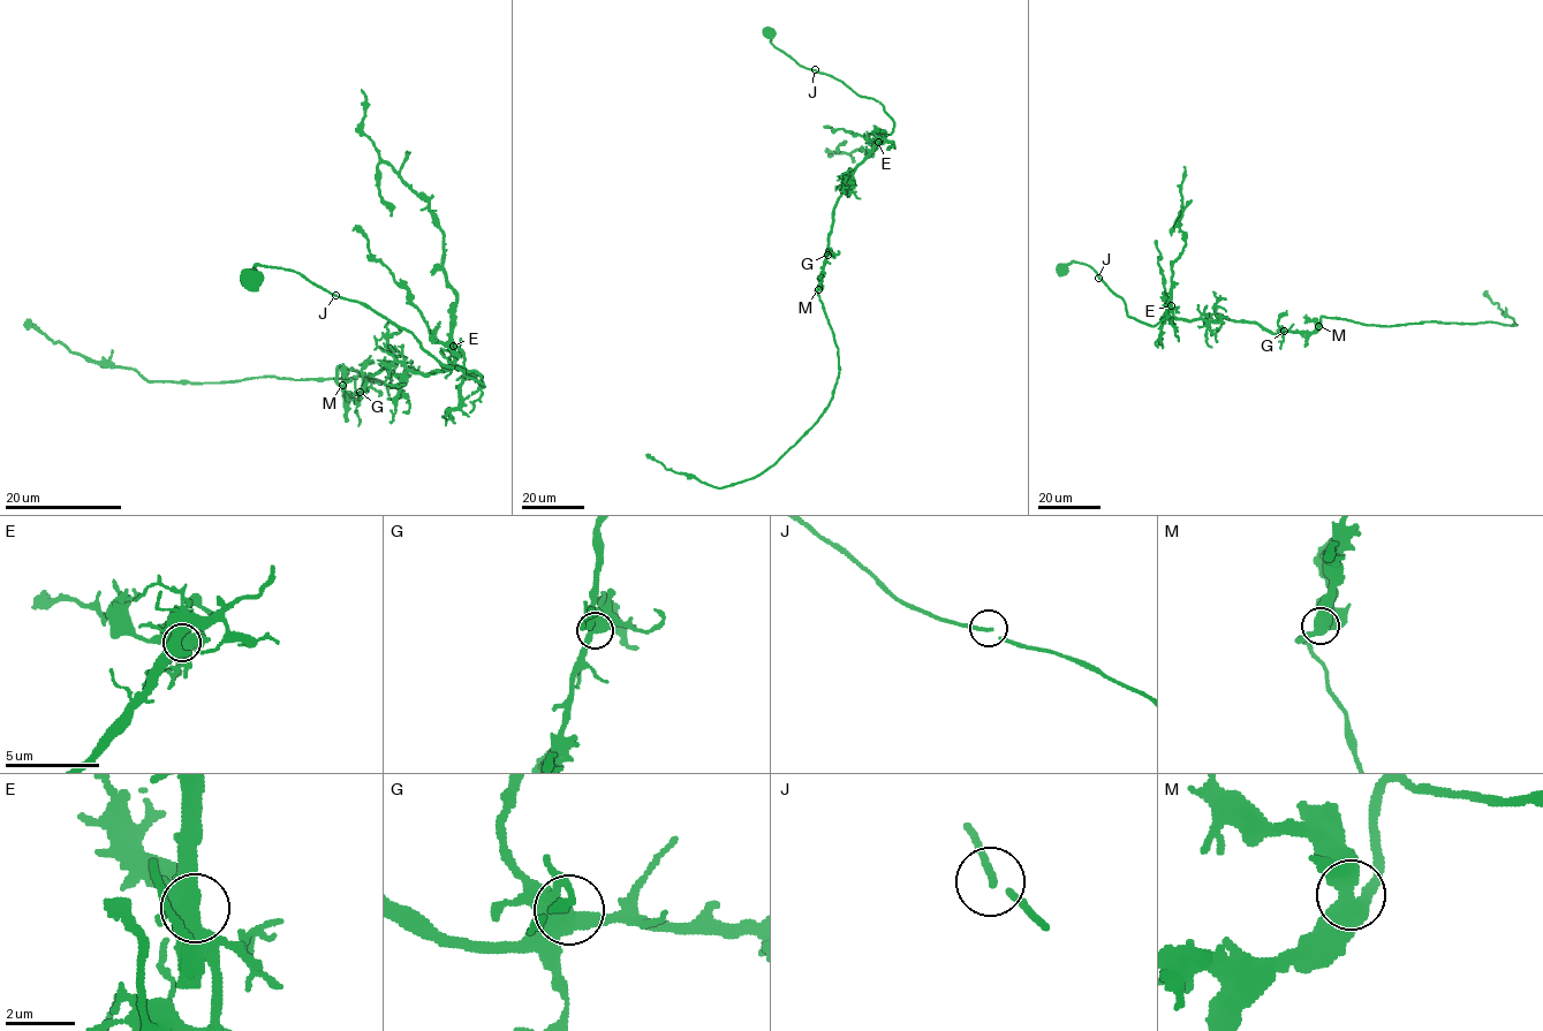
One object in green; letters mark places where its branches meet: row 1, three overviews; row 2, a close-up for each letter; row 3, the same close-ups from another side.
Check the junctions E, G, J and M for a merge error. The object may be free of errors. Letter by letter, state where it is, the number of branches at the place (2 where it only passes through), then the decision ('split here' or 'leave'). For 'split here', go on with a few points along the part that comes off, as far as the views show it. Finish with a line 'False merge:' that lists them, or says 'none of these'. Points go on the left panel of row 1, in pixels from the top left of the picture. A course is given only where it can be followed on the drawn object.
E: at (453, 346); 2 branches meet; split here; foreign part runs (453, 346), (456, 290), (444, 268), (441, 229), (425, 201), (380, 158), (362, 130), (365, 98), (362, 90)
G: at (360, 392); 3 branches meet; leave
J: at (335, 295); 2 branches meet; leave
M: at (342, 385); 3 branches meet; leave
False merge: E

